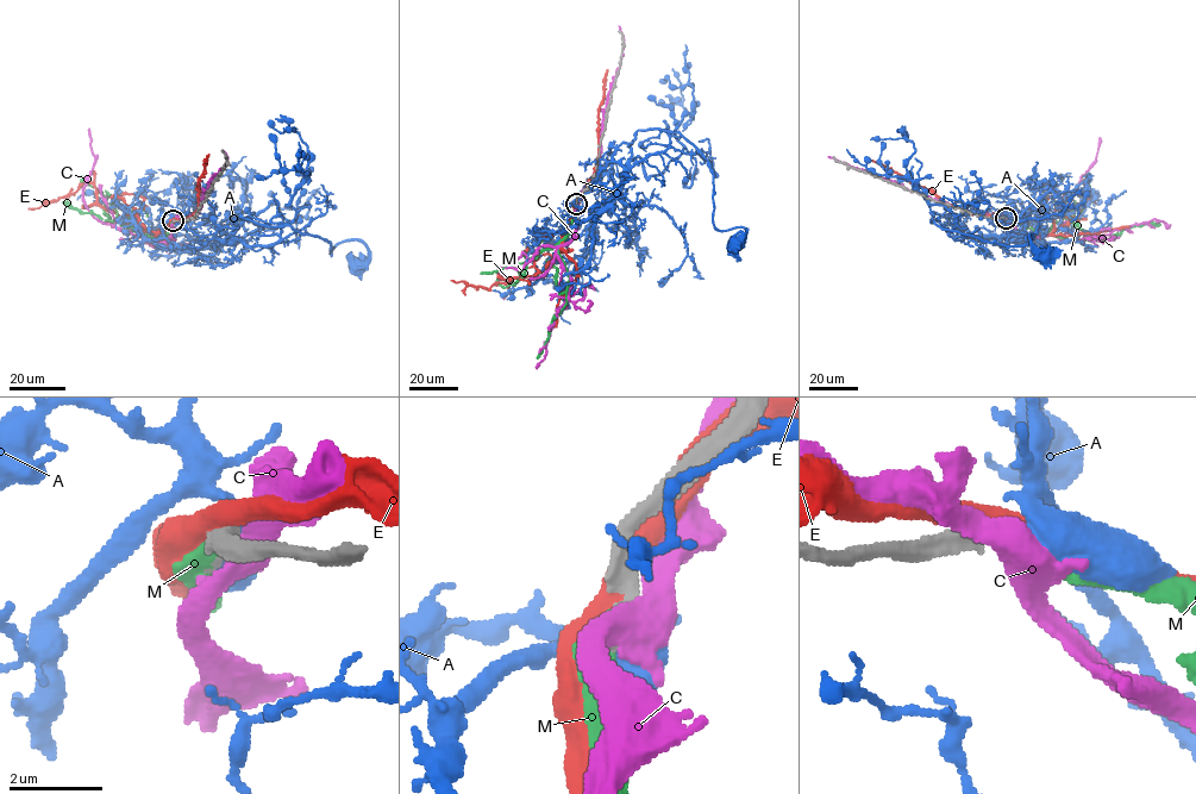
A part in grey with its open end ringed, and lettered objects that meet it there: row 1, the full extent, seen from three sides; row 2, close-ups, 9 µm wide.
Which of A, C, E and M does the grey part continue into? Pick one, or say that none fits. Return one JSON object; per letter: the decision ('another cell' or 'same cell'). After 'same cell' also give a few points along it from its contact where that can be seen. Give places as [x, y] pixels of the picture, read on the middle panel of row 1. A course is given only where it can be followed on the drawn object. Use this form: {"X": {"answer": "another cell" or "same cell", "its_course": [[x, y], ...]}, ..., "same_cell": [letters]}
{"A": {"answer": "another cell"}, "C": {"answer": "another cell"}, "E": {"answer": "another cell"}, "M": {"answer": "same cell", "its_course": [[576, 202], [568, 232], [558, 249], [569, 277], [567, 302], [551, 322], [549, 339], [537, 357]]}, "same_cell": ["M"]}

